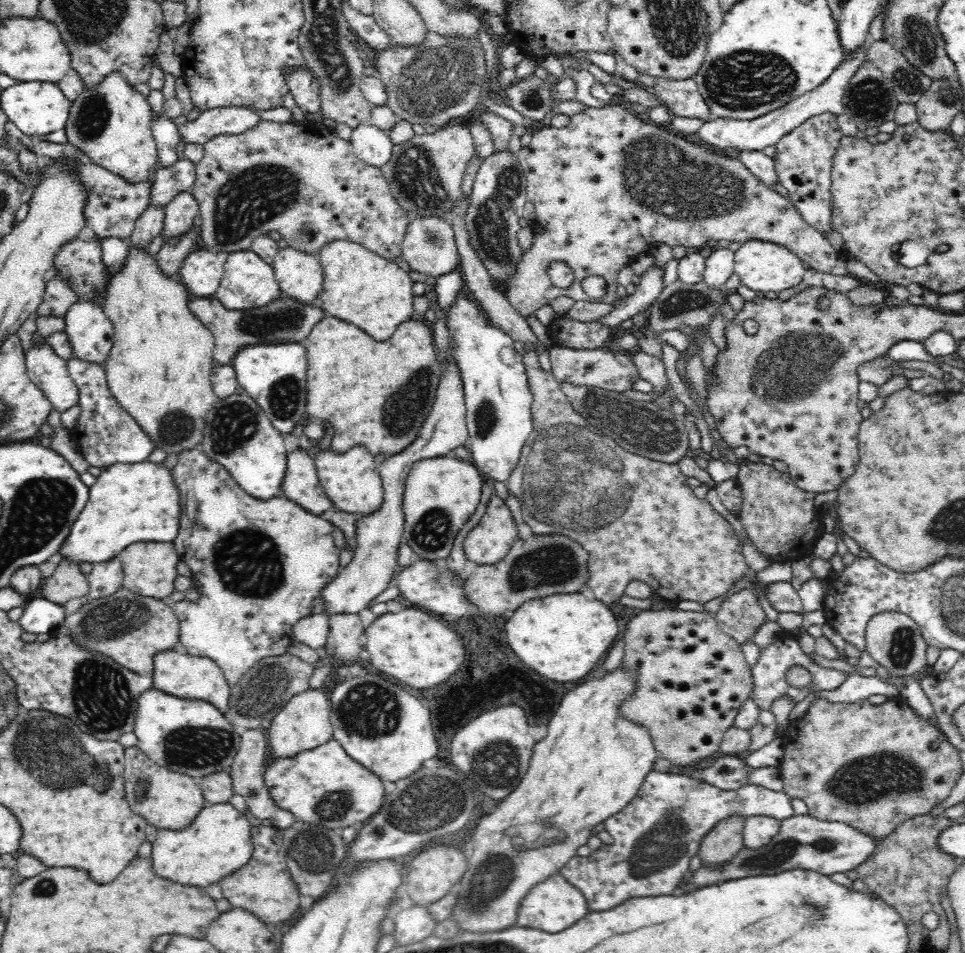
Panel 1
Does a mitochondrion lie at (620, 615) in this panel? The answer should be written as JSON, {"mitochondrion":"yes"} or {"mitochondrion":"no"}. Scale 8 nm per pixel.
{"mitochondrion":"no"}

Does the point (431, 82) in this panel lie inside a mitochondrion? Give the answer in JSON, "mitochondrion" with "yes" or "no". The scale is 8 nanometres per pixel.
{"mitochondrion":"yes"}

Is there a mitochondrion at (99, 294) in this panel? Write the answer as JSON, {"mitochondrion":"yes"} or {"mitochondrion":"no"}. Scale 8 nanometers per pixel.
{"mitochondrion":"no"}

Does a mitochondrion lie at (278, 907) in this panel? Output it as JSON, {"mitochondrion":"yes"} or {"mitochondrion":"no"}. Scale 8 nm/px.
{"mitochondrion":"no"}

